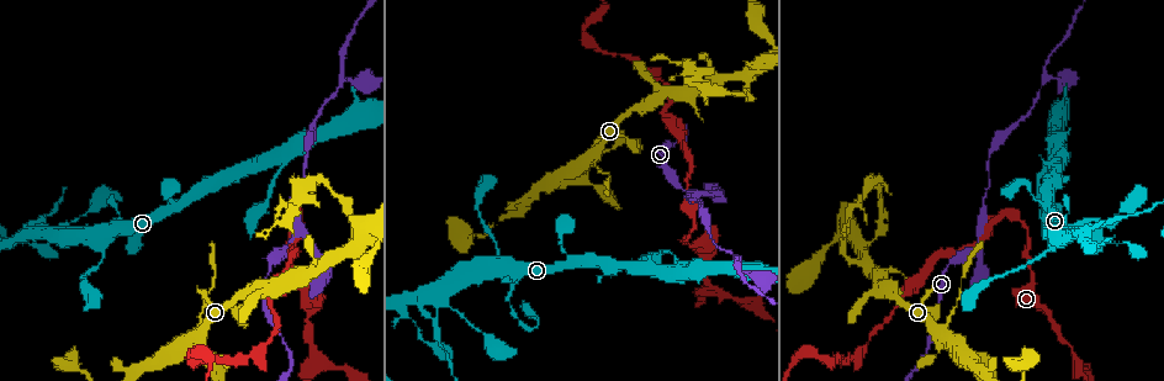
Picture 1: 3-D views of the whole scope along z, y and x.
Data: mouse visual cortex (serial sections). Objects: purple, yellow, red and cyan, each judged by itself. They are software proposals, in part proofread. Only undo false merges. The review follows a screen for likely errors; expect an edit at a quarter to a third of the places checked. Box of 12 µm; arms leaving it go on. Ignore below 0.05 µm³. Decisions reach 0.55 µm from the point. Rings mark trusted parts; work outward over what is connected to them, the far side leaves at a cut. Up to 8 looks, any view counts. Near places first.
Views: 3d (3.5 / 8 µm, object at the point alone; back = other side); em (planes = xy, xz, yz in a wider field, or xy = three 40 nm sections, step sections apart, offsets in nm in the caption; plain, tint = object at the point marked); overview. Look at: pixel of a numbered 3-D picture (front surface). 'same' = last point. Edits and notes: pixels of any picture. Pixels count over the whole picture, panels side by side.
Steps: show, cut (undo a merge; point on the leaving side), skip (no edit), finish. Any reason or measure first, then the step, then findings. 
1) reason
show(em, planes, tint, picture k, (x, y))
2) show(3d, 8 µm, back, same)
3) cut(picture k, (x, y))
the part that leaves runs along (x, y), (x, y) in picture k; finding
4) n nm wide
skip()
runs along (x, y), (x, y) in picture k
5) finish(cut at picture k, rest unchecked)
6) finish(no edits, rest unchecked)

arms part here
show(3d, 3.5 µm, back, picture 1, (710, 285))

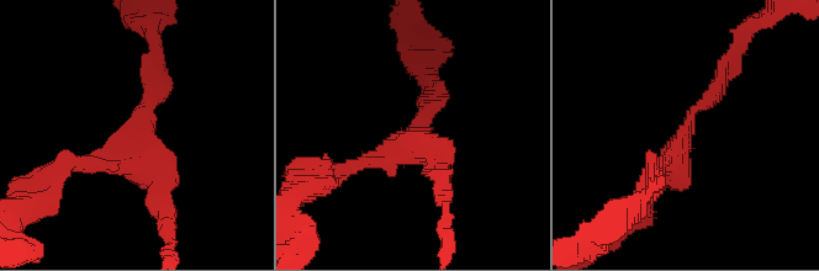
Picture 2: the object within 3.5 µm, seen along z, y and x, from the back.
3 arms; arms of 200, 200, 300 nm; shape alone is not enough
show(em, xy, step 1, tint, picture 2, (686, 123))

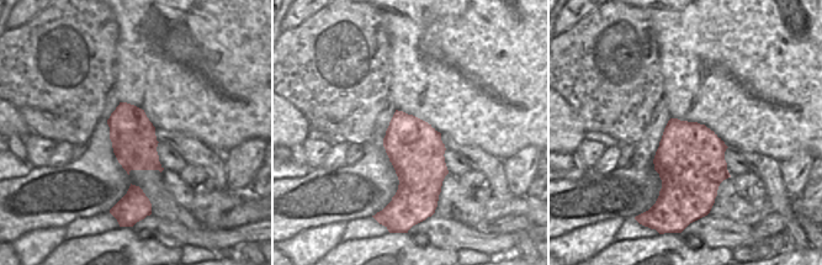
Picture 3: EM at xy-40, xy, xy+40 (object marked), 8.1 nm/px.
show(em, xy, step 3, tint, same)

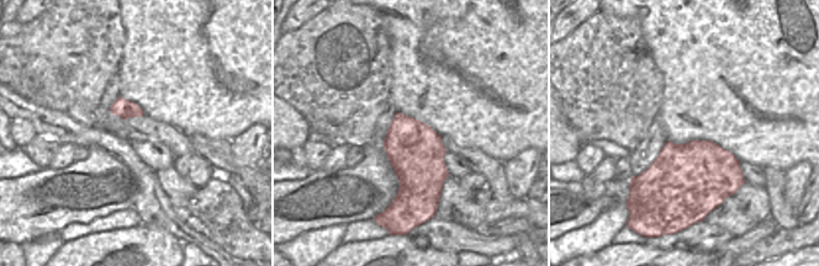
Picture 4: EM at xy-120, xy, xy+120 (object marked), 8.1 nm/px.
440 nm wide
skip()
runs along (156, 59), (144, 121), (80, 161) in picture 2; all the same cell

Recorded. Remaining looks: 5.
side arm on a straight run
show(3d, 8 µm, picture 1, (104, 242))

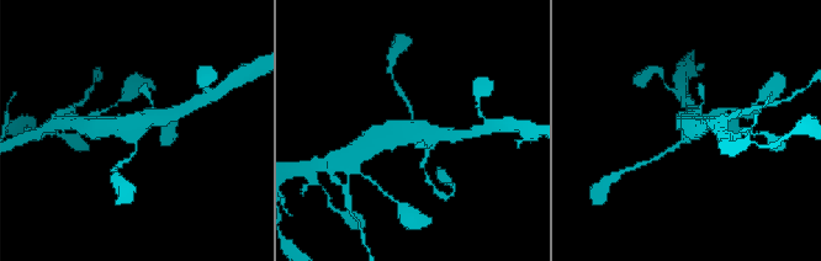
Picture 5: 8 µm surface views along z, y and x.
3 arms; arms of 200, 400, 600 nm
show(em, xy, step 2, tint, picture 5, (685, 138))

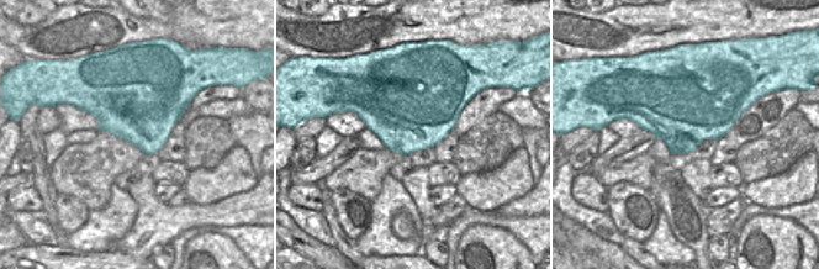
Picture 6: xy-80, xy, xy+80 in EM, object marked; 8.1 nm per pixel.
skip()
runs along (165, 115), (132, 124), (98, 127) in picture 5; continuous, no second cell

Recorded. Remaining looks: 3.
sharp bend
show(3d, 3.5 µm, picture 1, (1012, 211))

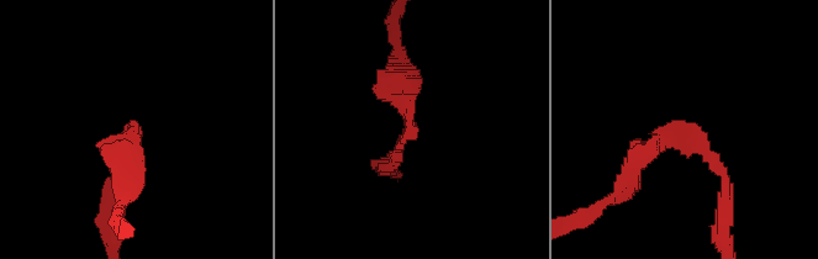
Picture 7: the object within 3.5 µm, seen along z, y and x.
arms of 150, 250 nm; shape alone is not enough
show(em, xy, step 1, tint, picture 7, (680, 139))

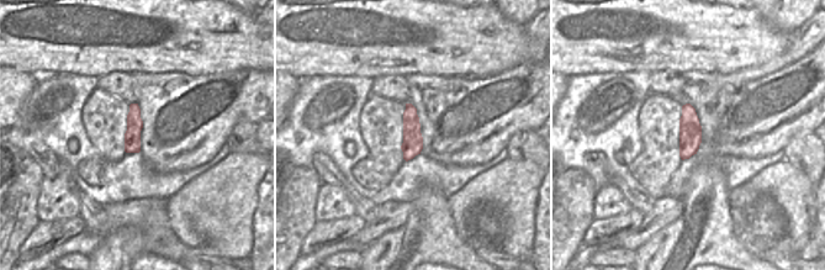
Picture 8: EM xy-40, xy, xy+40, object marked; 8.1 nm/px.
skip()
runs along (133, 106), (132, 144), (128, 149) in picture 8; one cell here

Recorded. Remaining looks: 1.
finish(no edits, rest unchecked)

